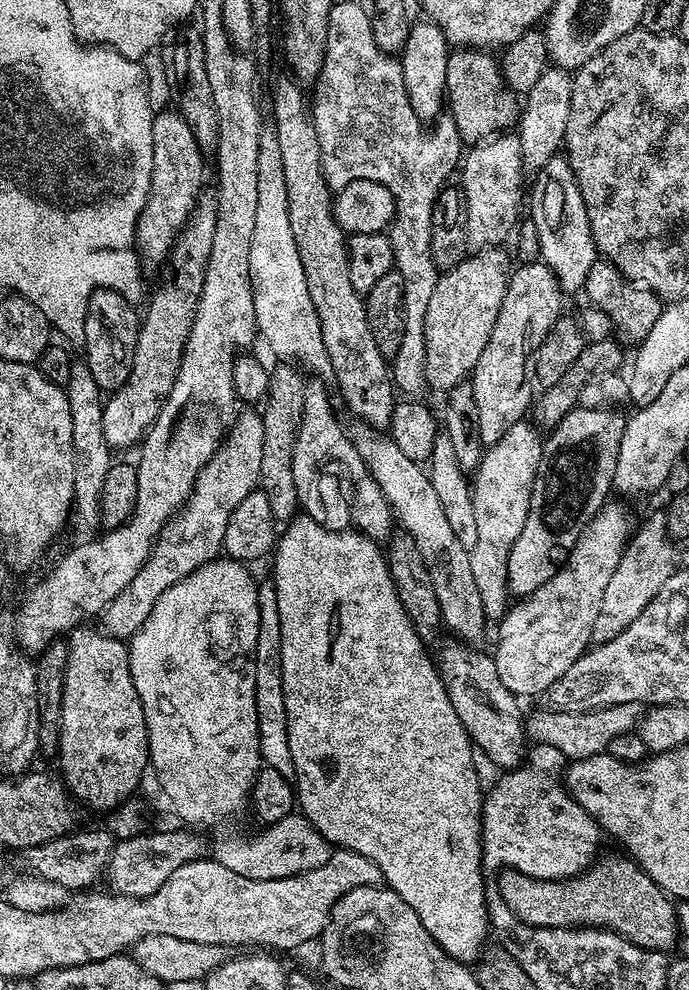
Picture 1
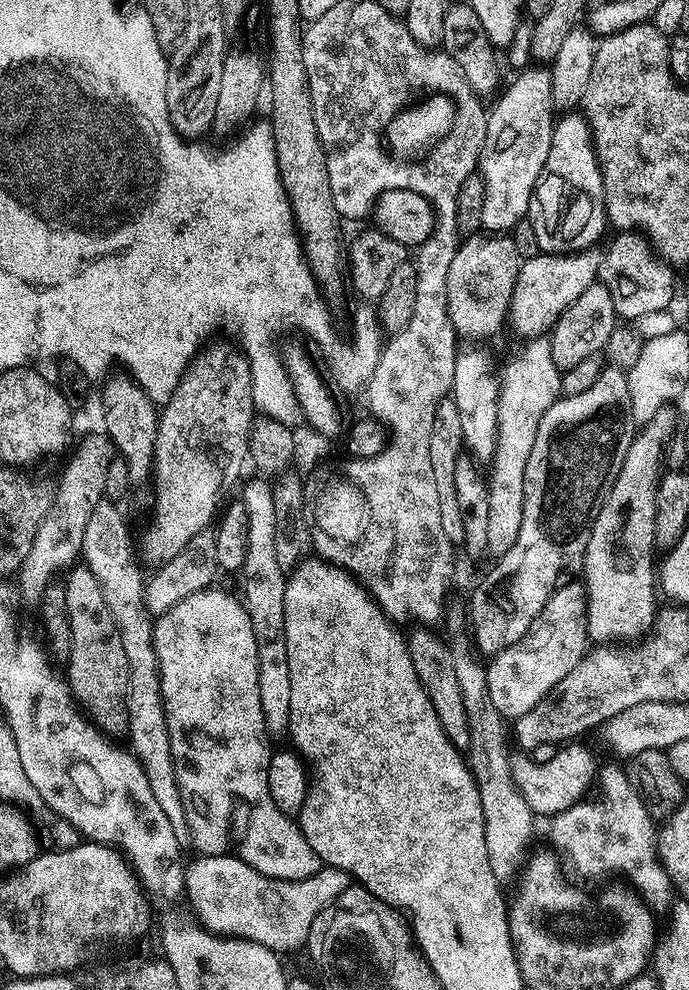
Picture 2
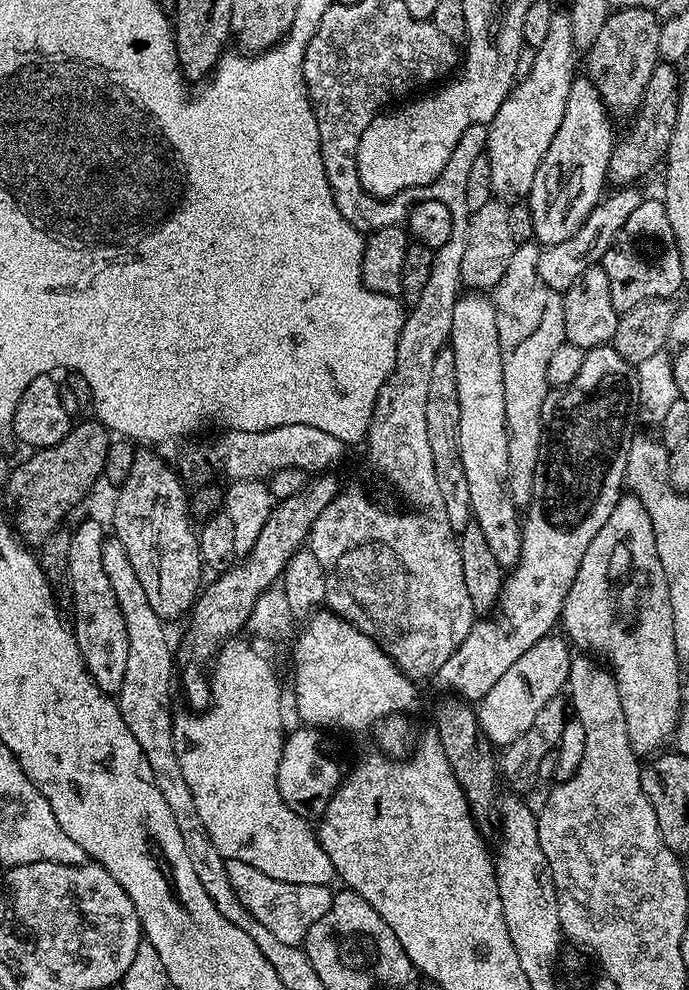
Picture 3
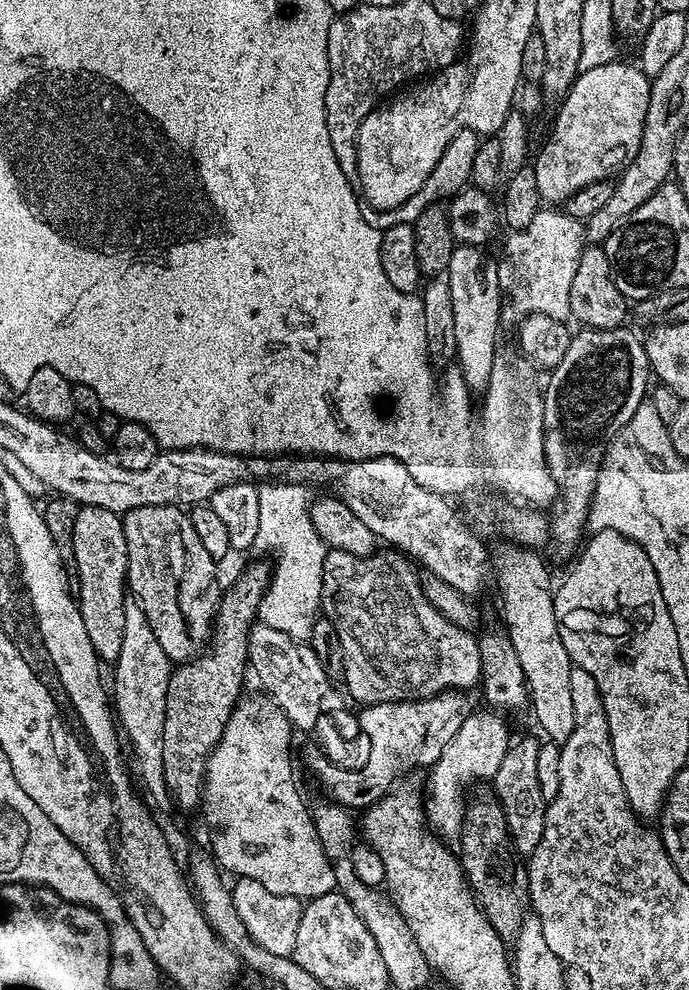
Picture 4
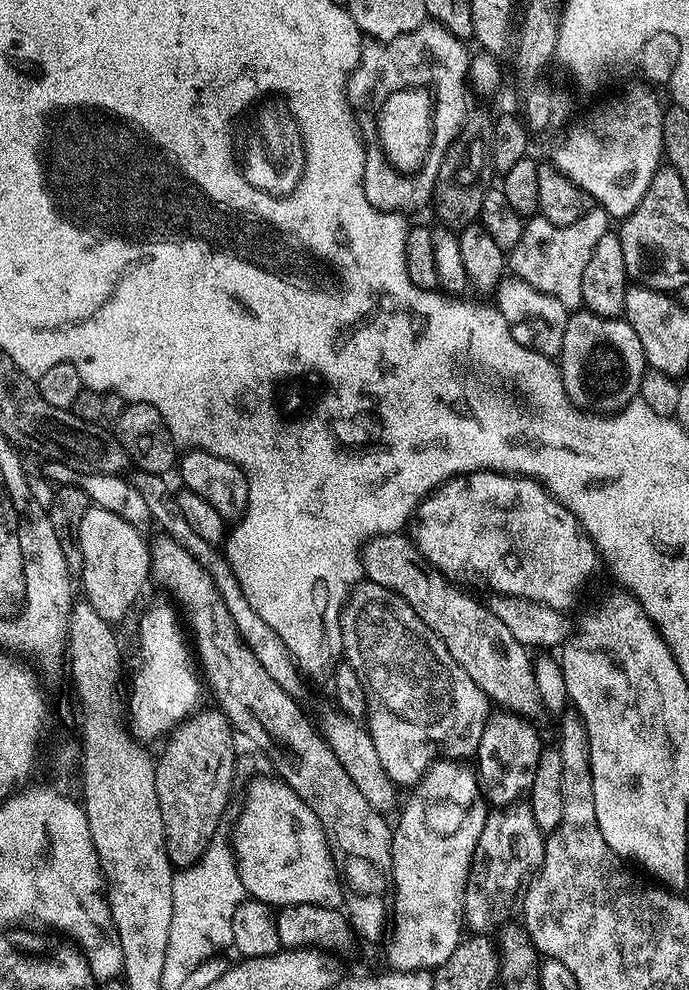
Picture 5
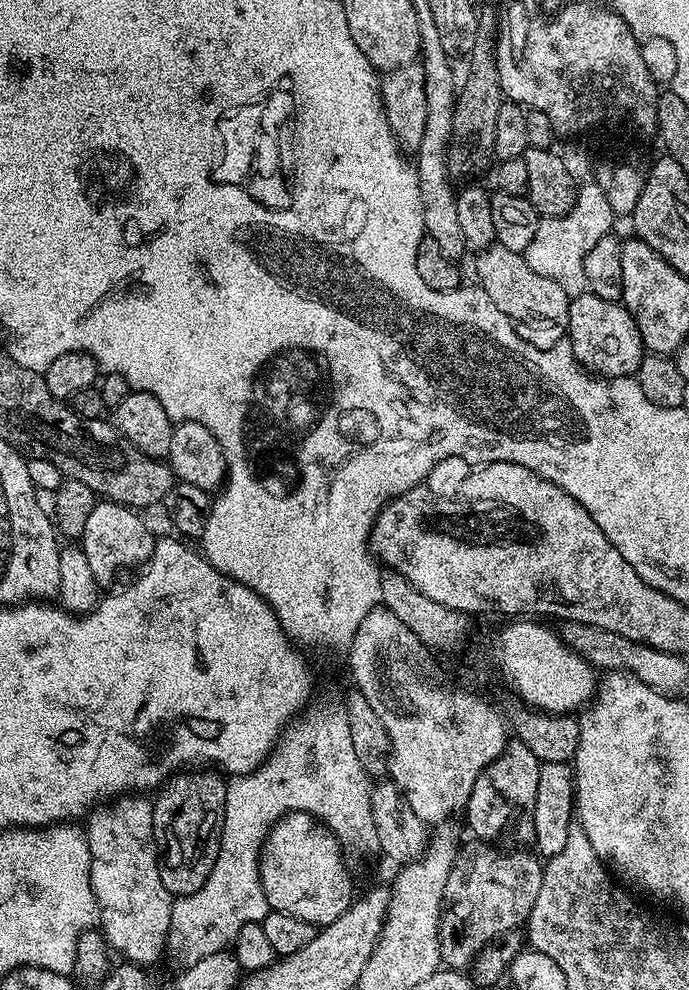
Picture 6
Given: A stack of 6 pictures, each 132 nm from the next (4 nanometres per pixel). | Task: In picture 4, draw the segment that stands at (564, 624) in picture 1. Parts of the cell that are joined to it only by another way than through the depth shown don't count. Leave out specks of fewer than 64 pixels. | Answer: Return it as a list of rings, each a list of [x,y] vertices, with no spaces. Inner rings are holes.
[[[496,710],[484,711],[488,712],[473,711],[472,715],[466,718],[466,722],[462,722],[462,726],[458,726],[458,734],[454,734],[454,738],[450,738],[450,746],[446,746],[446,750],[442,750],[442,758],[438,758],[438,762],[432,765],[430,769],[432,777],[428,780],[428,792],[426,791],[424,796],[424,811],[427,823],[444,838],[449,838],[448,836],[456,838],[461,835],[466,811],[464,788],[470,787],[475,780],[491,781],[492,777],[498,774],[498,766],[502,766],[502,758],[506,758],[510,747],[508,724],[500,717],[503,715]]]

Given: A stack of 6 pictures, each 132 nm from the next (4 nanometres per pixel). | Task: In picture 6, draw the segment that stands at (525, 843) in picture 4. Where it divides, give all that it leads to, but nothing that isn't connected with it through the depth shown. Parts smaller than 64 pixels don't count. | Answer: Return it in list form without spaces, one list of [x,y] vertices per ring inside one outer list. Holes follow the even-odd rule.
[[[478,839],[471,843],[465,848],[463,845],[456,853],[450,878],[446,878],[444,908],[440,911],[440,958],[449,969],[467,969],[487,944],[495,942],[511,928],[520,928],[527,921],[530,910],[534,910],[538,890],[542,890],[544,864],[539,855],[528,853],[528,850],[505,850]]]

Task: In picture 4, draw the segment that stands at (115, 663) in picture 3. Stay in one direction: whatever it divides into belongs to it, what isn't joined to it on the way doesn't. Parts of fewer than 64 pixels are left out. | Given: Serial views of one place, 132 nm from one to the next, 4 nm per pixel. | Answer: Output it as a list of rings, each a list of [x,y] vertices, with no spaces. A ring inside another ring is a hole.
[[[102,506],[81,507],[78,519],[74,521],[74,562],[76,563],[75,583],[80,583],[78,603],[82,614],[82,623],[86,625],[86,634],[90,637],[90,646],[94,646],[96,655],[104,662],[115,662],[122,654],[122,633],[126,623],[126,585],[128,582],[128,554],[126,552],[126,534],[124,521],[117,513],[102,510]]]

